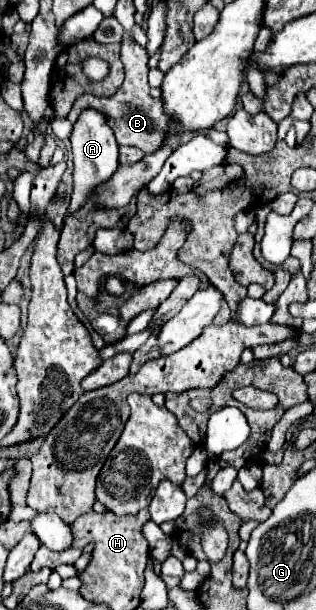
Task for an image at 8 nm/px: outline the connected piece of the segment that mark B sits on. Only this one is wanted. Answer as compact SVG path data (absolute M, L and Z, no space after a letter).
M126 31L124 39L122 39L122 53L120 59L124 63L124 71L126 71L126 79L122 83L122 87L112 95L112 97L96 97L96 95L88 95L84 93L82 97L78 97L72 105L72 111L68 113L68 121L74 123L80 113L84 109L96 109L100 113L104 113L110 121L110 127L116 135L116 141L120 145L132 145L142 149L144 153L152 153L156 149L160 149L162 141L168 135L168 129L172 125L172 115L166 113L164 109L164 101L160 97L152 97L150 95L150 85L148 85L148 51L144 47L140 47L138 43L132 41L132 35Z

